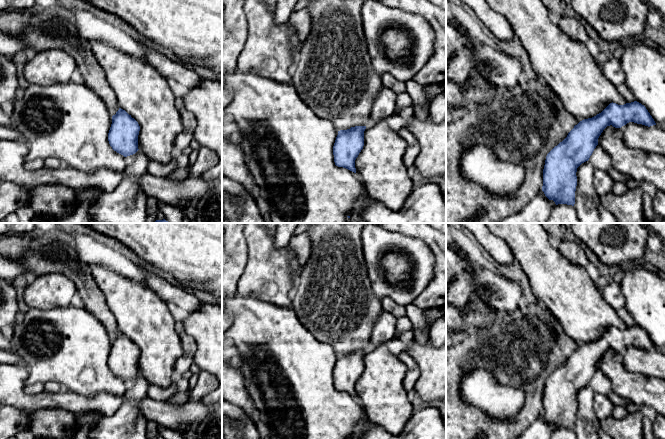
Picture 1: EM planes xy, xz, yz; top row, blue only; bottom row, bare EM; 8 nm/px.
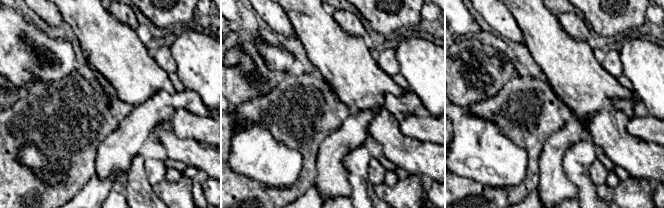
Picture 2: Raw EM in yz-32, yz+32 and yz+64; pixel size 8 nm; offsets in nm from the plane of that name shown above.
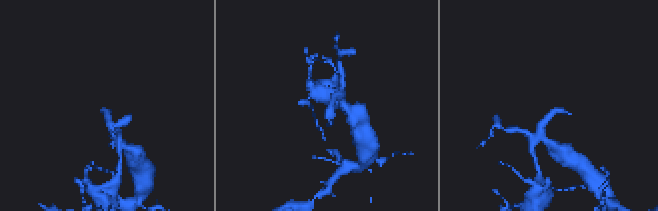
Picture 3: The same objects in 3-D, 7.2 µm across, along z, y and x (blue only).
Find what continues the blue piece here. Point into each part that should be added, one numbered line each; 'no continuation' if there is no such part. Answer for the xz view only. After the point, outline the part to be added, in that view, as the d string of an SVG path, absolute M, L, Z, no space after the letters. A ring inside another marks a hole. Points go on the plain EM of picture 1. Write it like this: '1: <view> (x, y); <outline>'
1: xz (380, 389); M382 344L375 349L368 349L364 355L364 370L355 384L356 398L365 409L368 419L373 424L378 424L391 434L397 435L413 415L412 401L408 399L408 391L404 387L407 368L405 364L390 352L388 344Z

